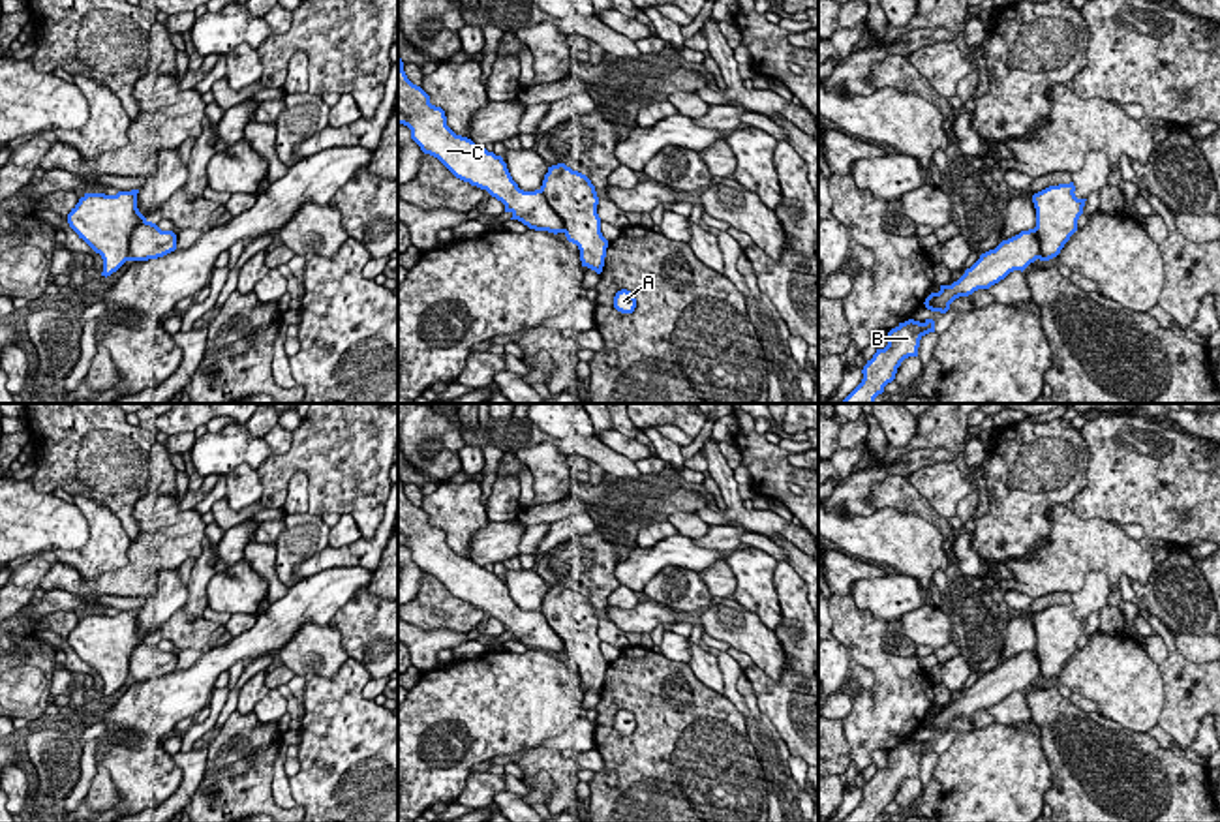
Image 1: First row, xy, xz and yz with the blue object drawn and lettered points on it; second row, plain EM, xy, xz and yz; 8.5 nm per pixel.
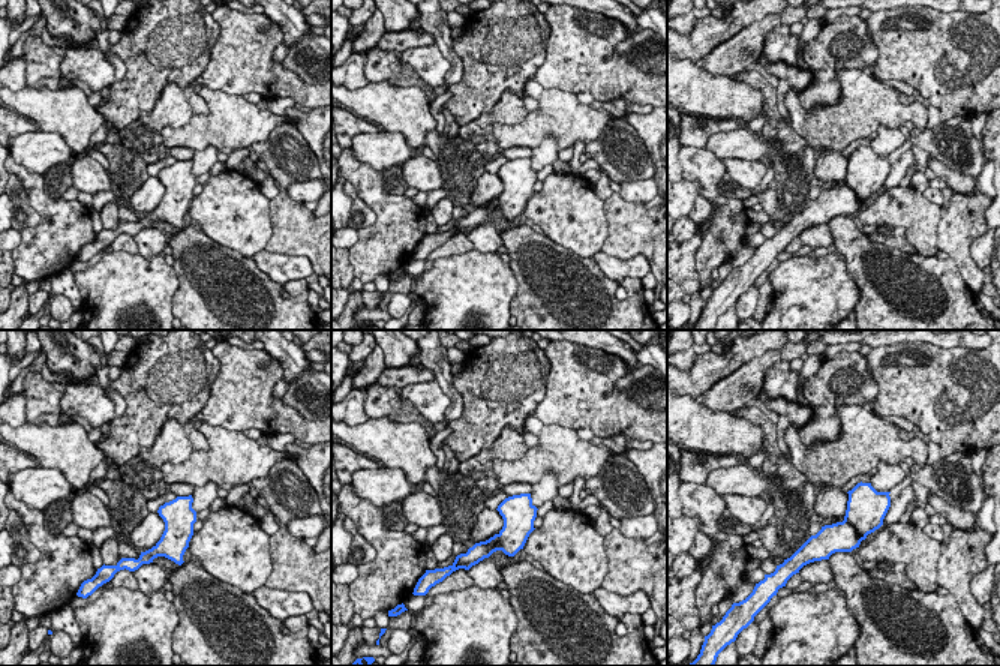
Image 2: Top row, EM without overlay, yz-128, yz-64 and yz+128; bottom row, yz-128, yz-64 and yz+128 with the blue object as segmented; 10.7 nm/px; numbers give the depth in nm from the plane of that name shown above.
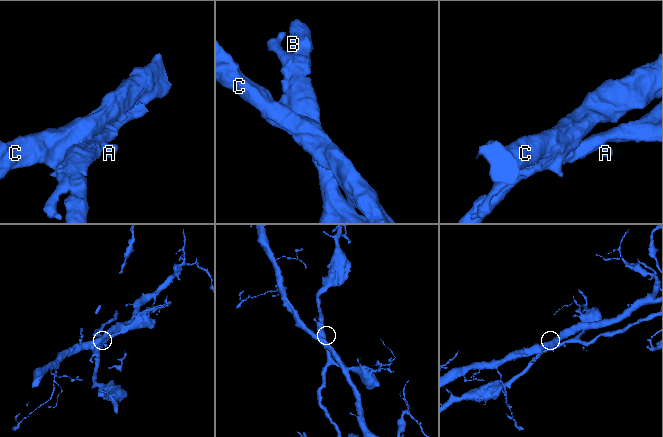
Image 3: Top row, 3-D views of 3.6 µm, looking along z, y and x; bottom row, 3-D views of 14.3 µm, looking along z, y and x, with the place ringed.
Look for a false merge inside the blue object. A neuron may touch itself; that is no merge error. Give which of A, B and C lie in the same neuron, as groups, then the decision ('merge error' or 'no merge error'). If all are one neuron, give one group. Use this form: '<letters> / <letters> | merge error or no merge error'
A B C | no merge error

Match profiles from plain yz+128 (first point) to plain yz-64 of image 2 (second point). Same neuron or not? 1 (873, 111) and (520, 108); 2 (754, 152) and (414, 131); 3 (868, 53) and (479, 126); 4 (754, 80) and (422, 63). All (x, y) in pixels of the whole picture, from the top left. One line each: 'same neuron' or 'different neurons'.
1: different neurons
2: different neurons
3: different neurons
4: different neurons

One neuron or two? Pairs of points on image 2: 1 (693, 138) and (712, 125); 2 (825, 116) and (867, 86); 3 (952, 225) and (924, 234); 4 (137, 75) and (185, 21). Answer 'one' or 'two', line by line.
1: one
2: one
3: two
4: one

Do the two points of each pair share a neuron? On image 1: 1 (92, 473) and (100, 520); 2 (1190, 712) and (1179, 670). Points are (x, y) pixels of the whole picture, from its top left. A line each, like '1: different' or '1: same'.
1: different
2: same

